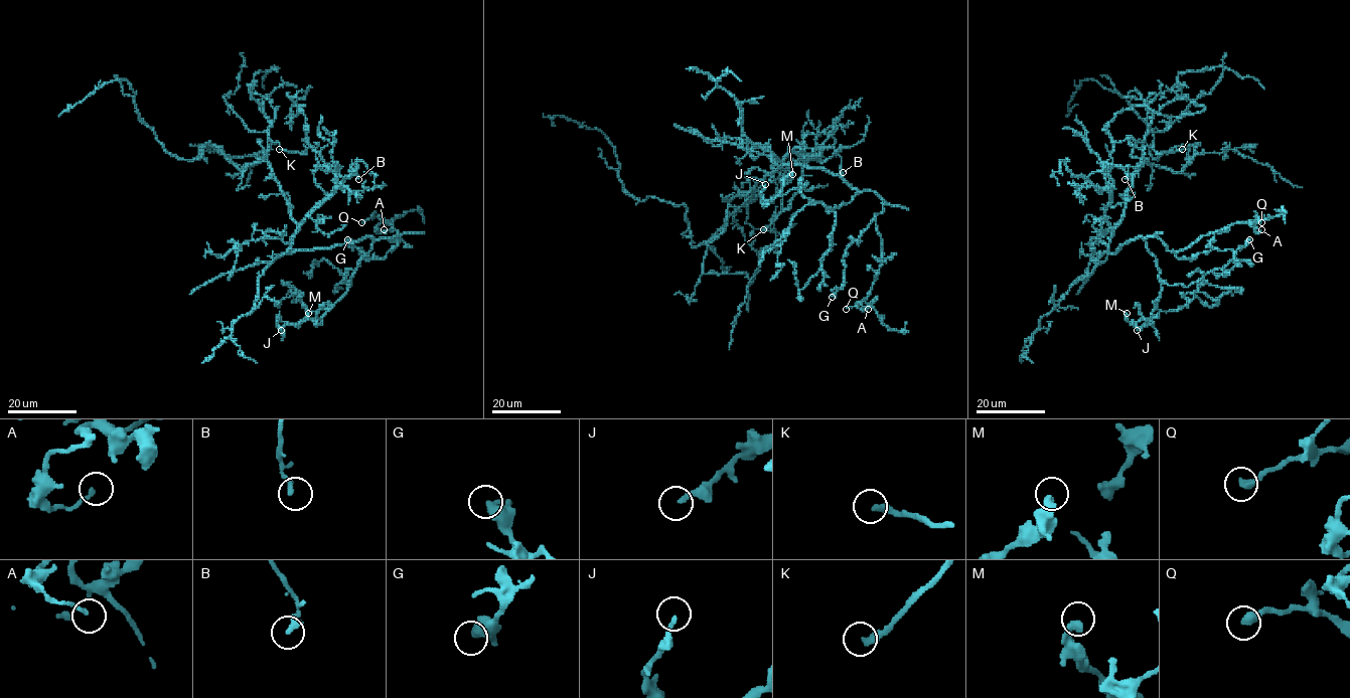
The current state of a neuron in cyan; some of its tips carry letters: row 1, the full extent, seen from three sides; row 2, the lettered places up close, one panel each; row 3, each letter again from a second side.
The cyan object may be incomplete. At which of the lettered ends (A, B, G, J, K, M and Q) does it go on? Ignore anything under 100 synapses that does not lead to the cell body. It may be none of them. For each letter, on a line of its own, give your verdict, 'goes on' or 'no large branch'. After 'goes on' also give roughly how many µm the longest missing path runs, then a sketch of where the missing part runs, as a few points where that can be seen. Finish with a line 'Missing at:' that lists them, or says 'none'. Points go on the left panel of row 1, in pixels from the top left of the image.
A: no large branch
B: no large branch
G: no large branch
J: no large branch
K: no large branch
M: no large branch
Q: no large branch
Missing at: none

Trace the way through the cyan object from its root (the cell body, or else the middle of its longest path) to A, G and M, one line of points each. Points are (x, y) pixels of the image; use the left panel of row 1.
A: (275, 177), (297, 225), (288, 252), (399, 236), (392, 250), (398, 232), (390, 222), (377, 226), (384, 229)
G: (275, 177), (297, 225), (288, 252), (365, 237), (399, 236), (383, 258), (368, 258), (347, 239)
M: (275, 177), (297, 225), (288, 252), (372, 240), (347, 292), (319, 318), (305, 318), (296, 326), (308, 313)

